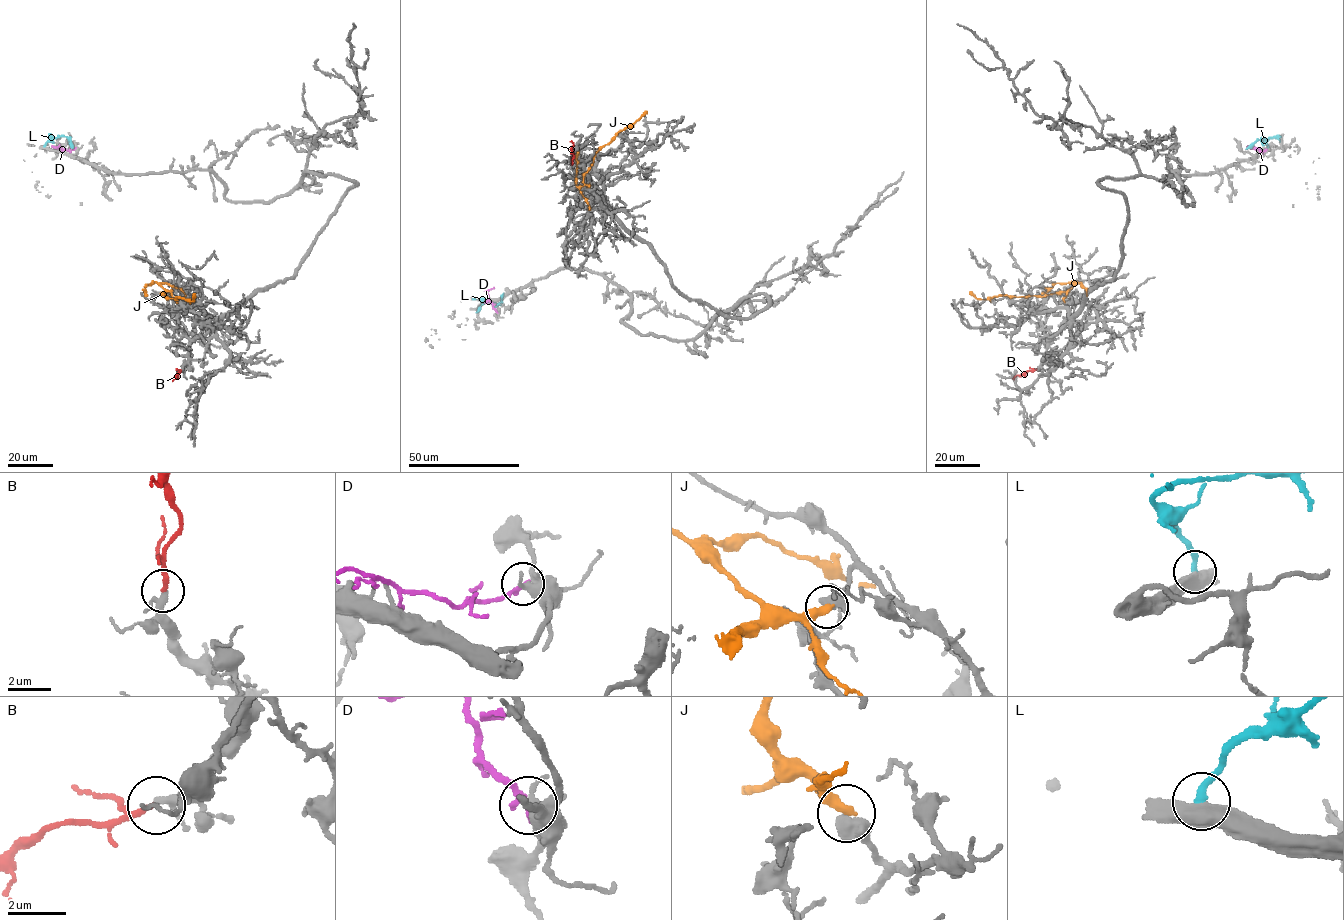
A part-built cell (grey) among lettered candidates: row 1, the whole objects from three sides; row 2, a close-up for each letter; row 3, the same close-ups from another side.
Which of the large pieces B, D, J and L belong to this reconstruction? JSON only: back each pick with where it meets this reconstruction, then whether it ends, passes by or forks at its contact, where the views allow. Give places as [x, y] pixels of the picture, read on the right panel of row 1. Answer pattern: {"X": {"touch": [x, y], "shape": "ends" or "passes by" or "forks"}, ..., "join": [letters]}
{"B": {"touch": [1036, 369], "shape": "ends"}, "join": ["B"]}

